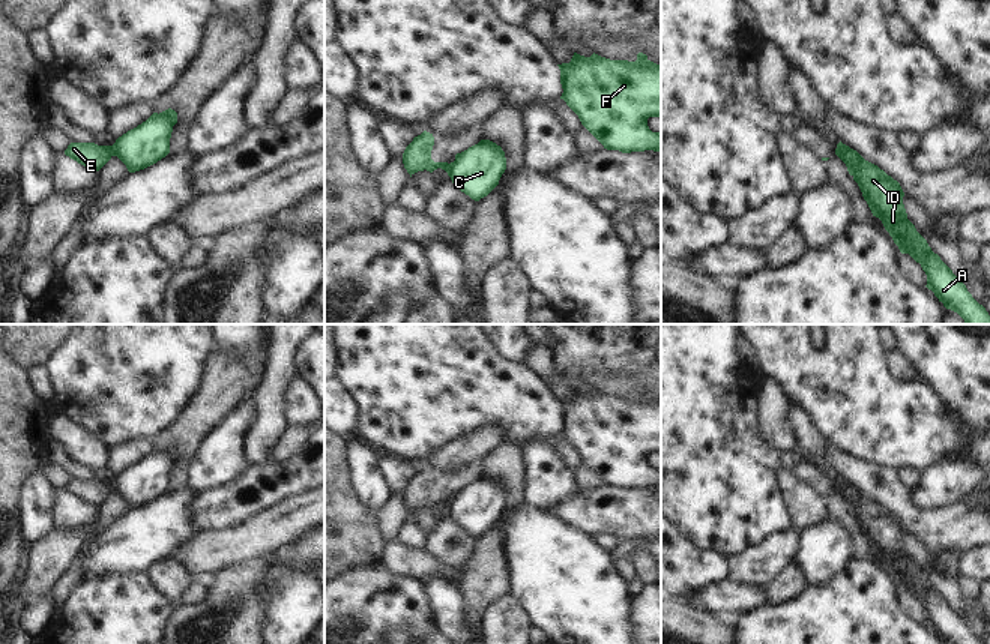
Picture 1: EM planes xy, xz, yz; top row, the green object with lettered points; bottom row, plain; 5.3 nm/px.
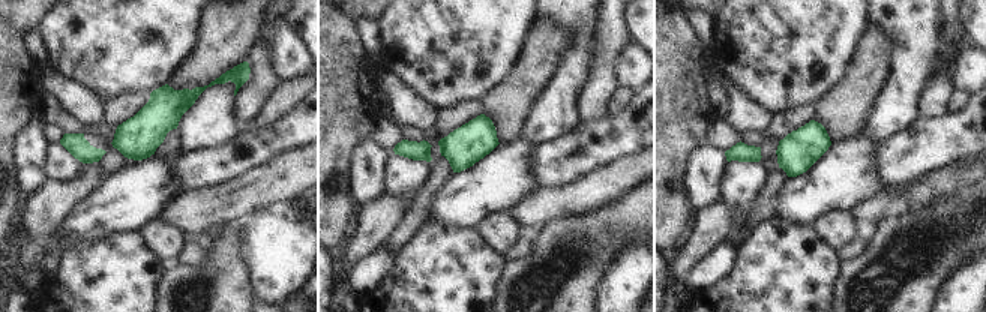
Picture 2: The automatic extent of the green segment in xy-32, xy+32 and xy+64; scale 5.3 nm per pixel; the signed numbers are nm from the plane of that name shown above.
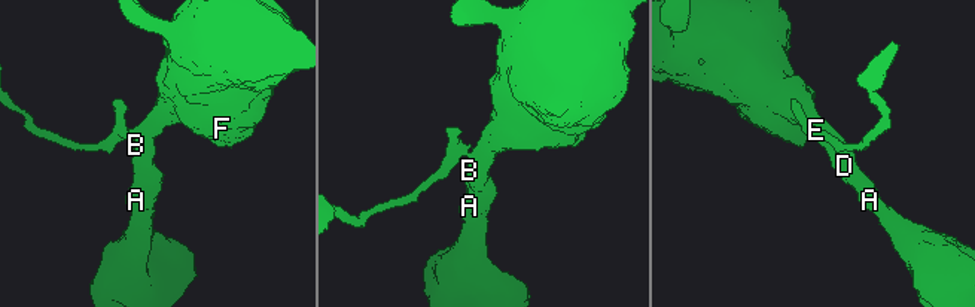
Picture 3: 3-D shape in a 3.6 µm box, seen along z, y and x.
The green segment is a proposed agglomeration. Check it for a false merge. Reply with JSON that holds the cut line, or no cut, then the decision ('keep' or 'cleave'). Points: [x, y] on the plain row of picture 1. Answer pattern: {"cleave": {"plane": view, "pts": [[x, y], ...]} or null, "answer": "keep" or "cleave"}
{"cleave": {"plane": "xy", "pts": [[110, 482], [111, 491]]}, "answer": "cleave"}

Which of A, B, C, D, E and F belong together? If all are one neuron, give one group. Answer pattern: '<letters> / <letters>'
A B C D F / E

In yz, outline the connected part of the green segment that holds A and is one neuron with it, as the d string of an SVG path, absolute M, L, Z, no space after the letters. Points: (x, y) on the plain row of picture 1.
M841 477L837 480L835 491L846 500L873 552L882 557L900 588L909 590L921 600L927 611L925 623L939 638L945 644L984 644L907 555L900 519Z

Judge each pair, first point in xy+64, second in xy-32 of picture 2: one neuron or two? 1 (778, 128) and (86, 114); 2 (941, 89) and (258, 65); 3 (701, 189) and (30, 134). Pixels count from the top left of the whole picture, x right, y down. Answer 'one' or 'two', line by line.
1: two
2: one
3: one

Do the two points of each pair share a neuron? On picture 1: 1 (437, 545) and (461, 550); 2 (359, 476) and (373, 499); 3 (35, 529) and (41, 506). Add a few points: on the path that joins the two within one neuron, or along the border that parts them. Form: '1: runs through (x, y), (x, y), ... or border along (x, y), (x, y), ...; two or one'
1: runs through (443, 545), (455, 547); one
2: runs through (365, 482), (373, 493); one
3: runs through (36, 523), (36, 512); one

